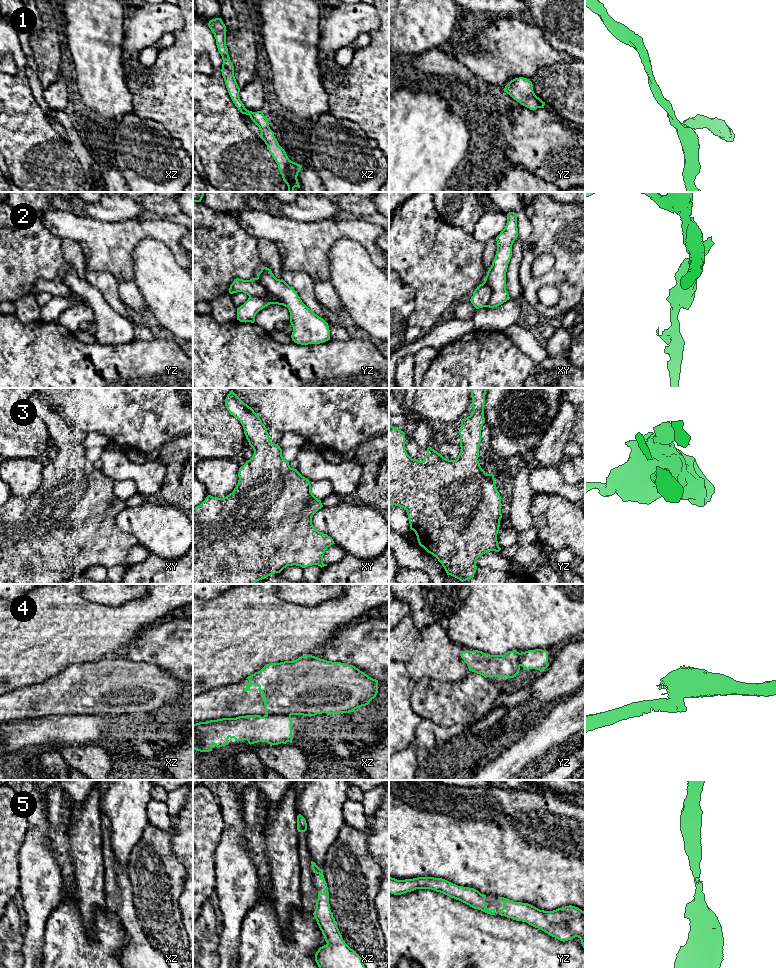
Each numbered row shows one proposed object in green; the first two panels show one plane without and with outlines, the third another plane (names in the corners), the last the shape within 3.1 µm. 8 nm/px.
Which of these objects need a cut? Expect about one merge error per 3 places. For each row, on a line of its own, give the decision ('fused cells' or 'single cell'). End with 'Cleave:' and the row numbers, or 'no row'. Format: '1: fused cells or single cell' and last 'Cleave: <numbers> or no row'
1: single cell
2: fused cells
3: single cell
4: fused cells
5: single cell
Cleave: 2, 4

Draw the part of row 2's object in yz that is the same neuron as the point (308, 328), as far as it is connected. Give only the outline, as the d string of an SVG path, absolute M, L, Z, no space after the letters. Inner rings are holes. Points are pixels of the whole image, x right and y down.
M262 267L257 275L258 282L265 288L267 295L249 297L237 308L237 320L255 322L256 314L270 304L283 305L290 312L290 323L293 327L292 341L301 345L320 344L330 340L328 323L300 299L297 292L283 279L277 279L271 269Z

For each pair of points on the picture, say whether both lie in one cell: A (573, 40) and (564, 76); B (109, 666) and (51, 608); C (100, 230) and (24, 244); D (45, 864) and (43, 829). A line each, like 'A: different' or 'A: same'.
A: different
B: different
C: different
D: same

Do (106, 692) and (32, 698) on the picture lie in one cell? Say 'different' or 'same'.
same

